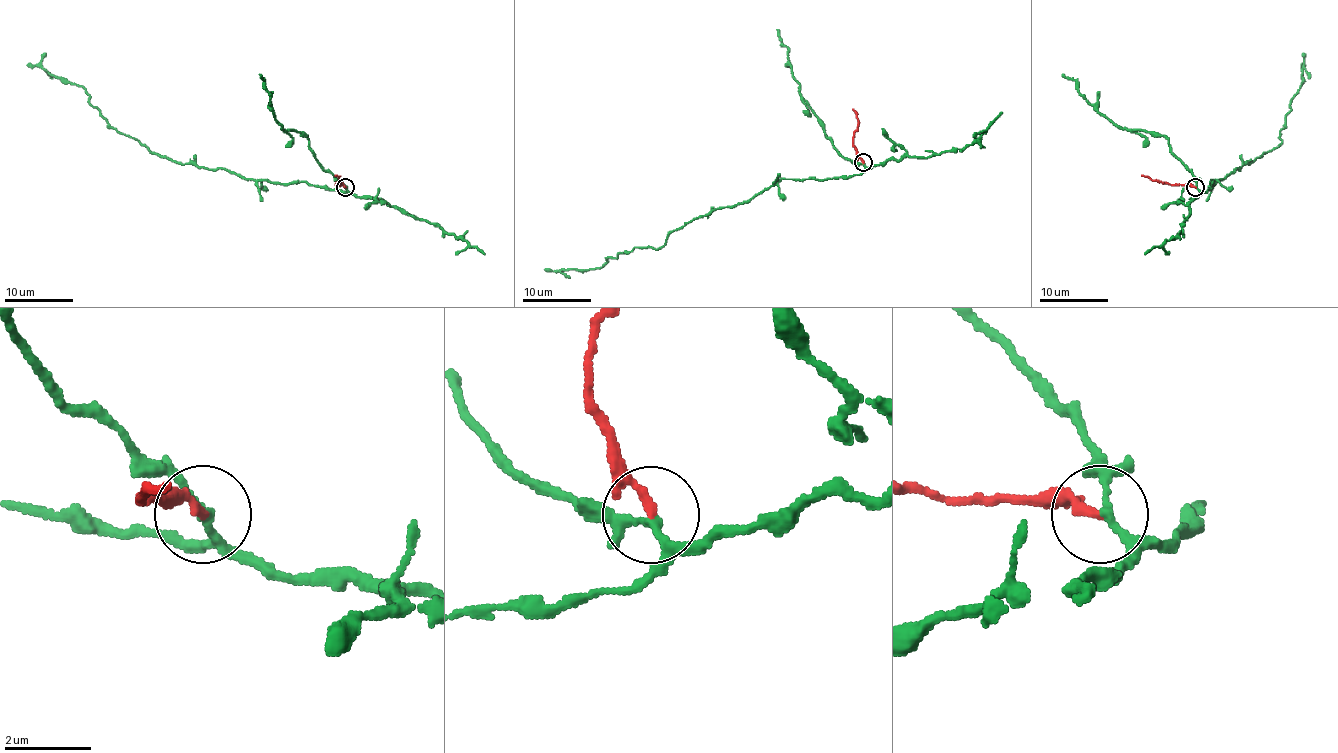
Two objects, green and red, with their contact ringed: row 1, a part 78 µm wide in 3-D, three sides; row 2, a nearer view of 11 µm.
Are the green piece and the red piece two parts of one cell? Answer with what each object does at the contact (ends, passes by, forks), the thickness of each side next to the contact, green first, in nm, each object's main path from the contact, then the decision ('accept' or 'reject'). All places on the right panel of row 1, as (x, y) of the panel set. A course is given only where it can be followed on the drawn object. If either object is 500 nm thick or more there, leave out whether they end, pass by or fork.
green passes by; red ends; calibres 160 and 200 nm; course green (1195, 187), (1206, 191), (1212, 180), (1224, 179), (1277, 148), (1290, 104), (1302, 83), (1300, 64); course red (1195, 187), (1152, 180), (1142, 175); reject

